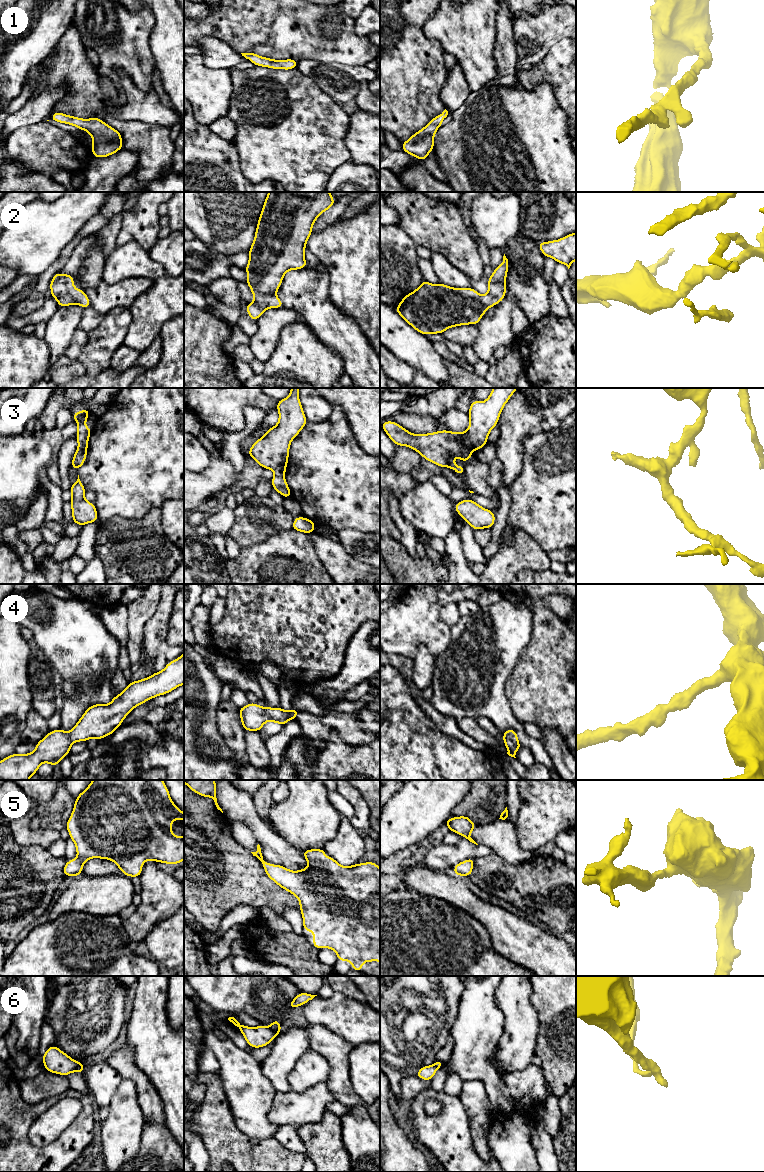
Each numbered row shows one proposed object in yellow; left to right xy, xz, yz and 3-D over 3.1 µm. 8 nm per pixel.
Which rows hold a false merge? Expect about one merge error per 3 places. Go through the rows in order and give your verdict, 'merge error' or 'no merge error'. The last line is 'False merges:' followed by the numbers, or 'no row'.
1: no merge error
2: no merge error
3: no merge error
4: no merge error
5: no merge error
6: merge error
False merges: 6

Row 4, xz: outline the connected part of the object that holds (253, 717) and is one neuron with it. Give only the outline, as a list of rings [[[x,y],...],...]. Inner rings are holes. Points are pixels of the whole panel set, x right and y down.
[[[248,703],[239,708],[239,715],[245,731],[261,731],[262,726],[272,721],[284,726],[290,719],[296,720],[300,711],[292,708],[289,712],[281,707],[261,707],[257,703]]]

